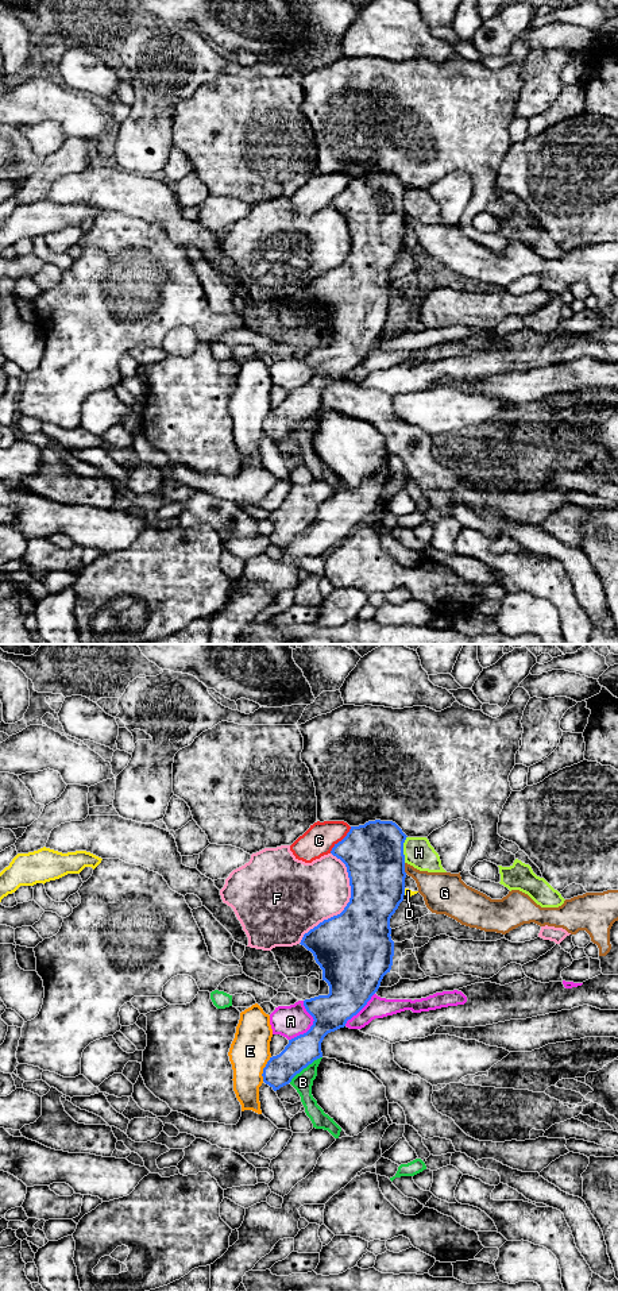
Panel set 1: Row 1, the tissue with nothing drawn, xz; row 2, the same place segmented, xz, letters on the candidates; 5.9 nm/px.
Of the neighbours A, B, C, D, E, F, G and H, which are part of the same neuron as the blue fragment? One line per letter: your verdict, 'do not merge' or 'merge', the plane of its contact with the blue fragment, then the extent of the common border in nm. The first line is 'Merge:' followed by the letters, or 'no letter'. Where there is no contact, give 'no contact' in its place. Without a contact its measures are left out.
Merge: no letter
A: do not merge; contact in xz; length 260 nm
B: do not merge; contact in xz; length 260 nm
C: do not merge; contact in xz; length 200 nm
D: do not merge; contact in xz; length 40 nm
E: do not merge; contact in xz; length 160 nm
F: do not merge; contact in xz; length 600 nm
G: do not merge; contact in xz; length 70 nm
H: do not merge; contact in xz; length 160 nm

